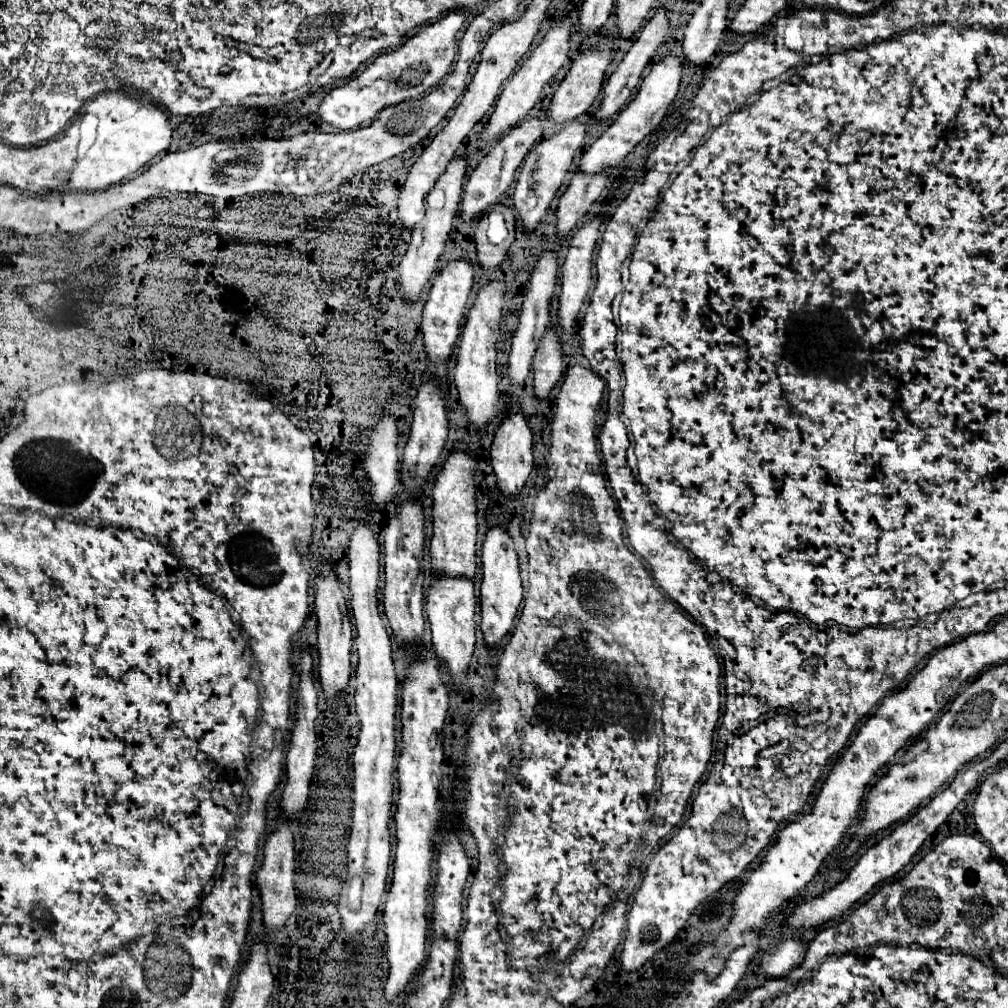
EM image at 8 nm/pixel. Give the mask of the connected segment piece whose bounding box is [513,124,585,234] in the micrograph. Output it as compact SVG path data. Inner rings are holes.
M567 124L563 126L557 134L541 140L525 158L519 180L515 184L515 192L513 192L513 208L517 210L525 232L527 234L535 234L535 228L541 222L541 216L545 216L551 200L555 198L559 186L563 184L563 178L573 162L573 156L577 152L577 148L583 146L585 140L585 130L581 124Z

